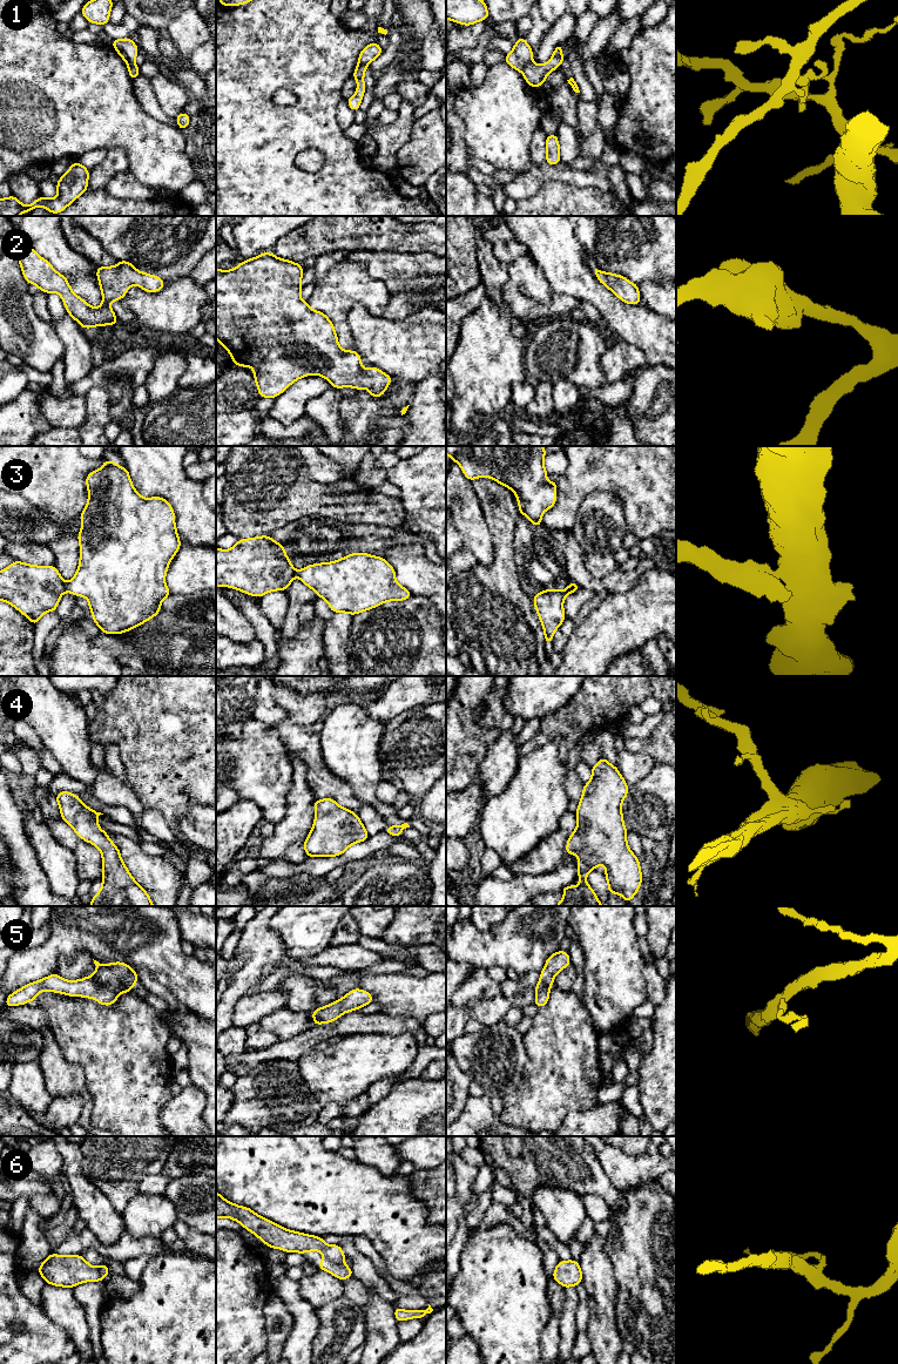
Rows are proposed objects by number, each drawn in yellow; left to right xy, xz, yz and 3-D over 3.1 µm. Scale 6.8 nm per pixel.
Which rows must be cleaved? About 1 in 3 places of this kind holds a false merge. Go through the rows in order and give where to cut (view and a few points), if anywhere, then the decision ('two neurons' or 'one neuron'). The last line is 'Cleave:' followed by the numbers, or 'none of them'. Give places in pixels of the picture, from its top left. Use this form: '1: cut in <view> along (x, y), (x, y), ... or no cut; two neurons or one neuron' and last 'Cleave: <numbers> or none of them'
1: cut in yz along (531, 61), (521, 71); two neurons
2: no cut; one neuron
3: cut in xy along (65, 583), (66, 589); two neurons
4: no cut; one neuron
5: no cut; one neuron
6: no cut; one neuron
Cleave: 1, 3

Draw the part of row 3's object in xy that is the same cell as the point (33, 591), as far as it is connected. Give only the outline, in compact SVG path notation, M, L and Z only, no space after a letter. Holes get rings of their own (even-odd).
M13 561L0 570L0 600L8 602L35 626L47 612L55 612L66 592L55 566Z

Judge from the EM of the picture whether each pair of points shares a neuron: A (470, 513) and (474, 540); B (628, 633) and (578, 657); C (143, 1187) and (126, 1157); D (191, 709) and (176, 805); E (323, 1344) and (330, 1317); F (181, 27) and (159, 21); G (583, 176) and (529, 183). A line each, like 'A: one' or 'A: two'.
A: one
B: one
C: two
D: one
E: one
F: two
G: one

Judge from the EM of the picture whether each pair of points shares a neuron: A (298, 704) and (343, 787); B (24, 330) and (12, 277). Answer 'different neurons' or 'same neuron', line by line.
A: same neuron
B: same neuron

